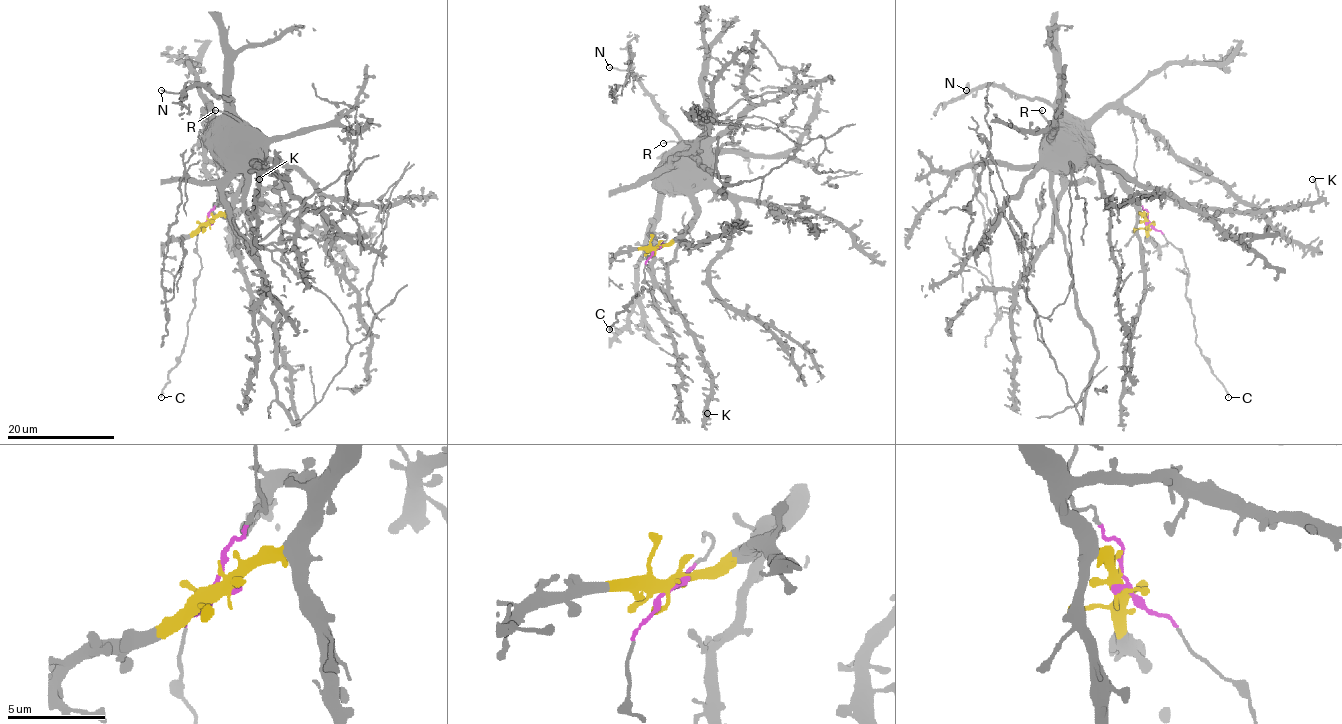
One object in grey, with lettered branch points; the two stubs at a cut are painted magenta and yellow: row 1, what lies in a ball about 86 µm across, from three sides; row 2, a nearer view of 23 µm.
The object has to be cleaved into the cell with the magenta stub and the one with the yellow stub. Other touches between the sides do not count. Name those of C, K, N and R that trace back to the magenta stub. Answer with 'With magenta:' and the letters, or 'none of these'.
With magenta: C

